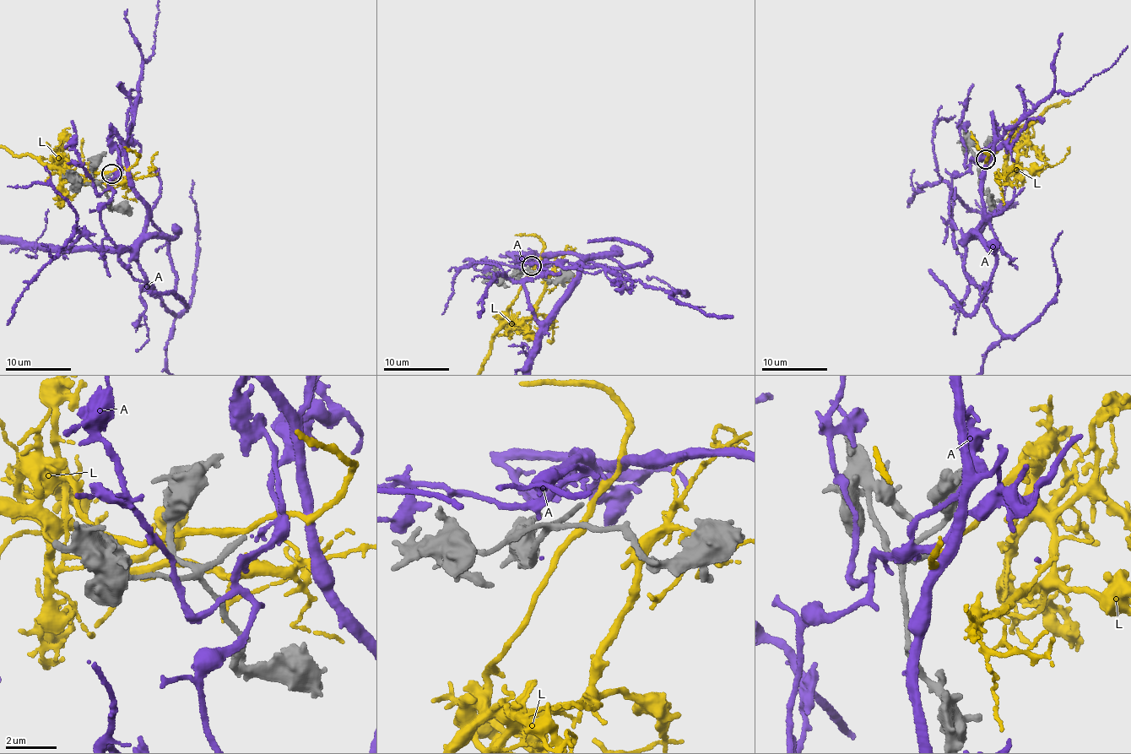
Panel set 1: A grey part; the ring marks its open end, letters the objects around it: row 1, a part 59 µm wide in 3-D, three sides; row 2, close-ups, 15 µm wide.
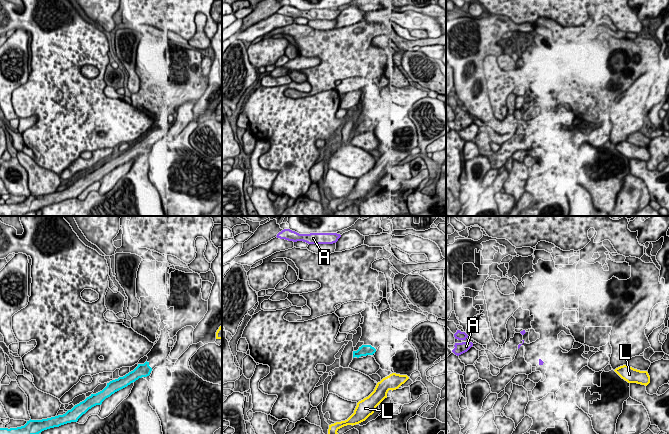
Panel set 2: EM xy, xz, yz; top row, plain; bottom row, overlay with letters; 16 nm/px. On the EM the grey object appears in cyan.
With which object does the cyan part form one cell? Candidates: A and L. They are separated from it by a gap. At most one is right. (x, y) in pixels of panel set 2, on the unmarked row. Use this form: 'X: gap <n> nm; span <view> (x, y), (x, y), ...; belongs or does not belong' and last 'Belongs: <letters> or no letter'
A: gap 1700 nm; span xz (362, 121), (332, 19); does not belong
L: gap 420 nm; span xz (372, 130), (383, 154); does not belong
Belongs: no letter

